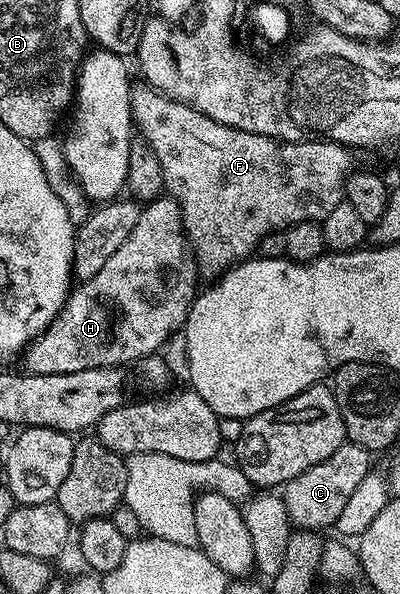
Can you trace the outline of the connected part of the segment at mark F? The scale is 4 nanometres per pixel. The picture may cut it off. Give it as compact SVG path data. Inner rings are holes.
M144 82L138 84L138 88L136 85L129 94L131 98L131 110L133 111L133 123L136 131L139 133L140 139L146 140L151 146L151 150L155 150L155 156L159 158L159 166L163 166L165 192L172 199L176 200L177 205L181 207L181 221L185 223L185 235L192 248L191 256L195 264L197 260L198 265L196 264L196 267L199 269L202 277L209 276L208 278L216 278L222 272L240 264L242 260L250 259L256 253L259 242L263 242L263 234L267 234L268 232L283 232L293 224L298 224L304 220L315 220L318 222L325 220L327 214L331 214L331 210L335 210L335 206L339 206L345 200L347 177L354 171L354 153L346 148L344 144L334 144L328 138L313 140L310 144L288 144L285 141L288 139L285 138L277 139L272 136L260 136L247 130L228 128L211 118L207 118L207 114L195 110L190 104L172 100L164 92L159 92L156 88L151 88Z

